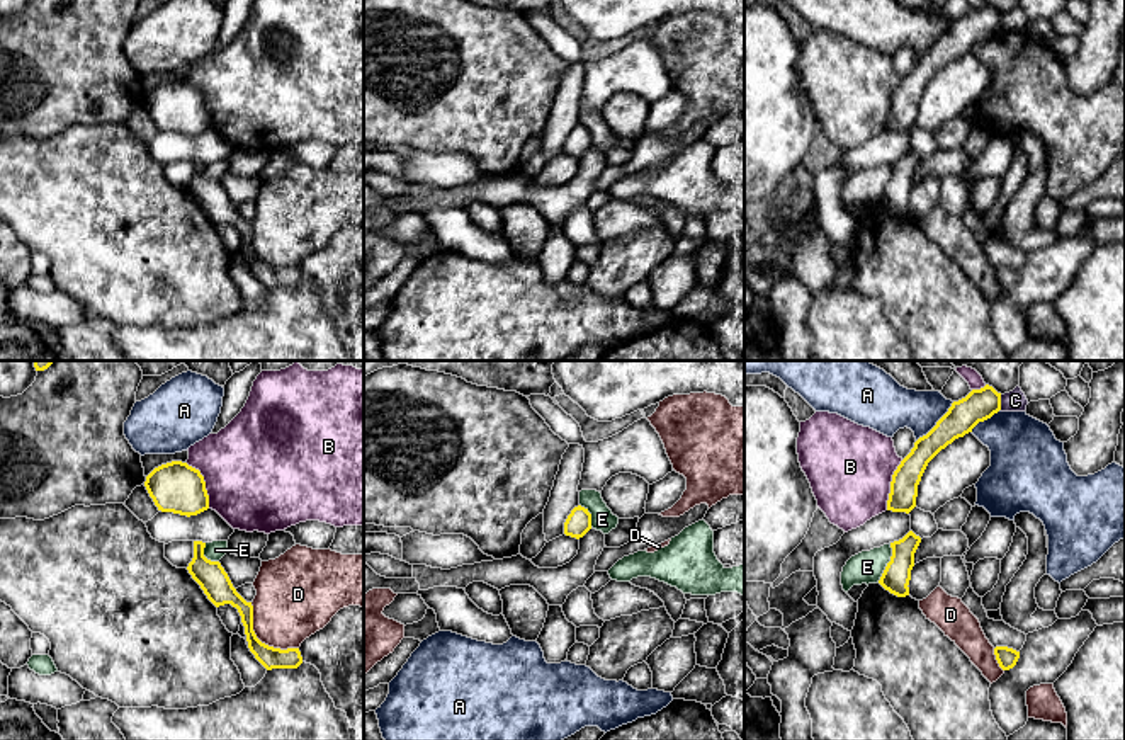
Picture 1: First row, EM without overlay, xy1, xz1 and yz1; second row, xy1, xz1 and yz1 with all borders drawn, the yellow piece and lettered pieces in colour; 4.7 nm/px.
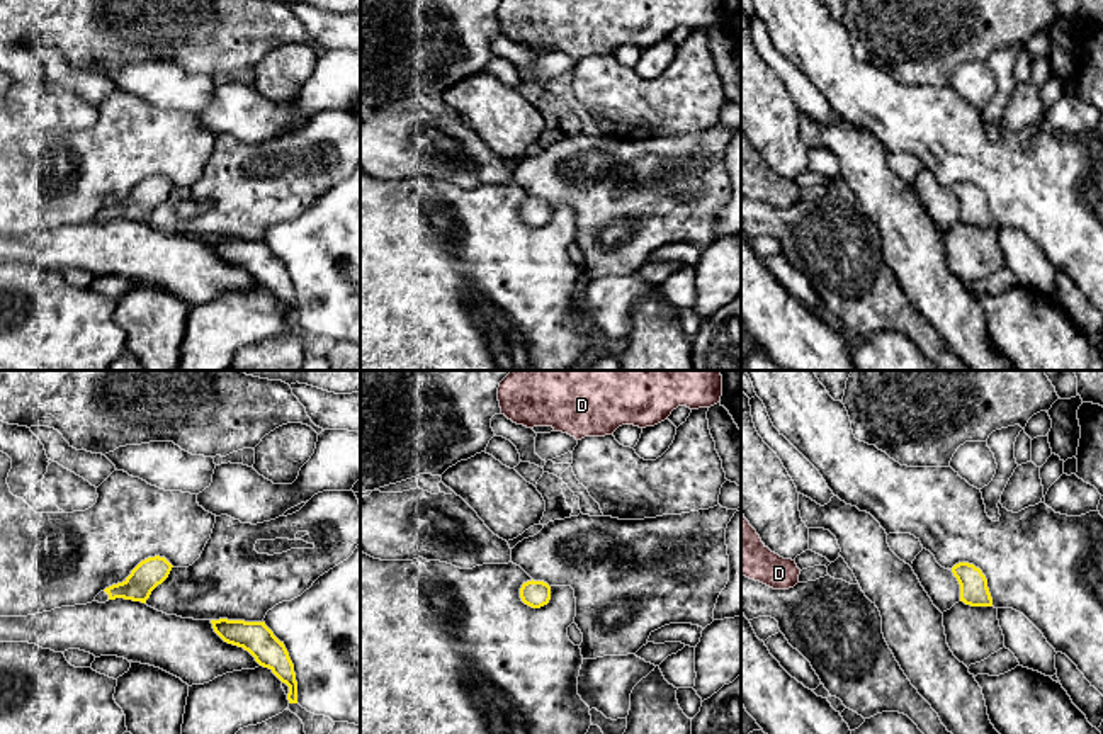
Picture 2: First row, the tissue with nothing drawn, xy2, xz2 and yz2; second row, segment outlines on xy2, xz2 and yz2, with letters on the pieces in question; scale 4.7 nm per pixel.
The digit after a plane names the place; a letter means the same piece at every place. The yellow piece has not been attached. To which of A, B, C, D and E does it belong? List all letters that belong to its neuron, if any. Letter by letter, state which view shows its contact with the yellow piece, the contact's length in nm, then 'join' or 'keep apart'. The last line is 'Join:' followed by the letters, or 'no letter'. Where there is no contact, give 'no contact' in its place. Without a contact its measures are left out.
A: meets yellow in yz1; contact 260 nm long; keep apart
B: meets yellow in xy1; contact 240 nm long; keep apart
C: meets yellow in yz1; contact 70 nm long; keep apart
D: meets yellow in xy1; contact 320 nm long; keep apart
E: meets yellow in yz1; contact 200 nm long; keep apart
Join: no letter

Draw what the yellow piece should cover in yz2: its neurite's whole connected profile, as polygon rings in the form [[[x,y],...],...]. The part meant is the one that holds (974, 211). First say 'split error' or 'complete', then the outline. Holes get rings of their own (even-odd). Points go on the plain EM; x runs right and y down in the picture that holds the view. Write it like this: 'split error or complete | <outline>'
complete | [[[959,182],[952,187],[960,204],[960,221],[970,226],[993,226],[987,199],[979,187],[969,182]]]

